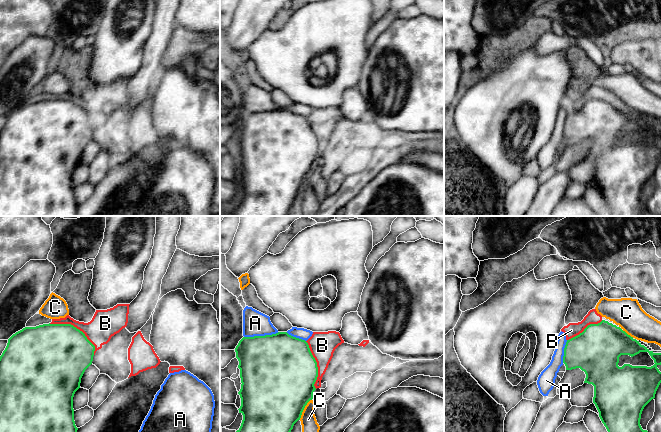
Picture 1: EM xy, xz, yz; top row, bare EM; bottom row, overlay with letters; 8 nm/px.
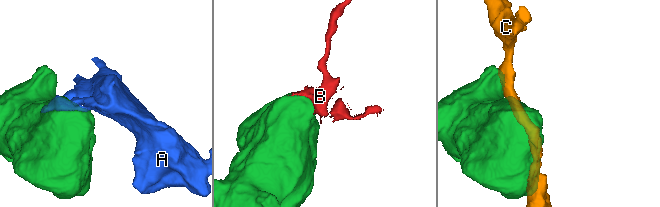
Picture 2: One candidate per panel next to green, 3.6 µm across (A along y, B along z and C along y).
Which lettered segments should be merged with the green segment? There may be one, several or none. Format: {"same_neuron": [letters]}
{"same_neuron": []}

